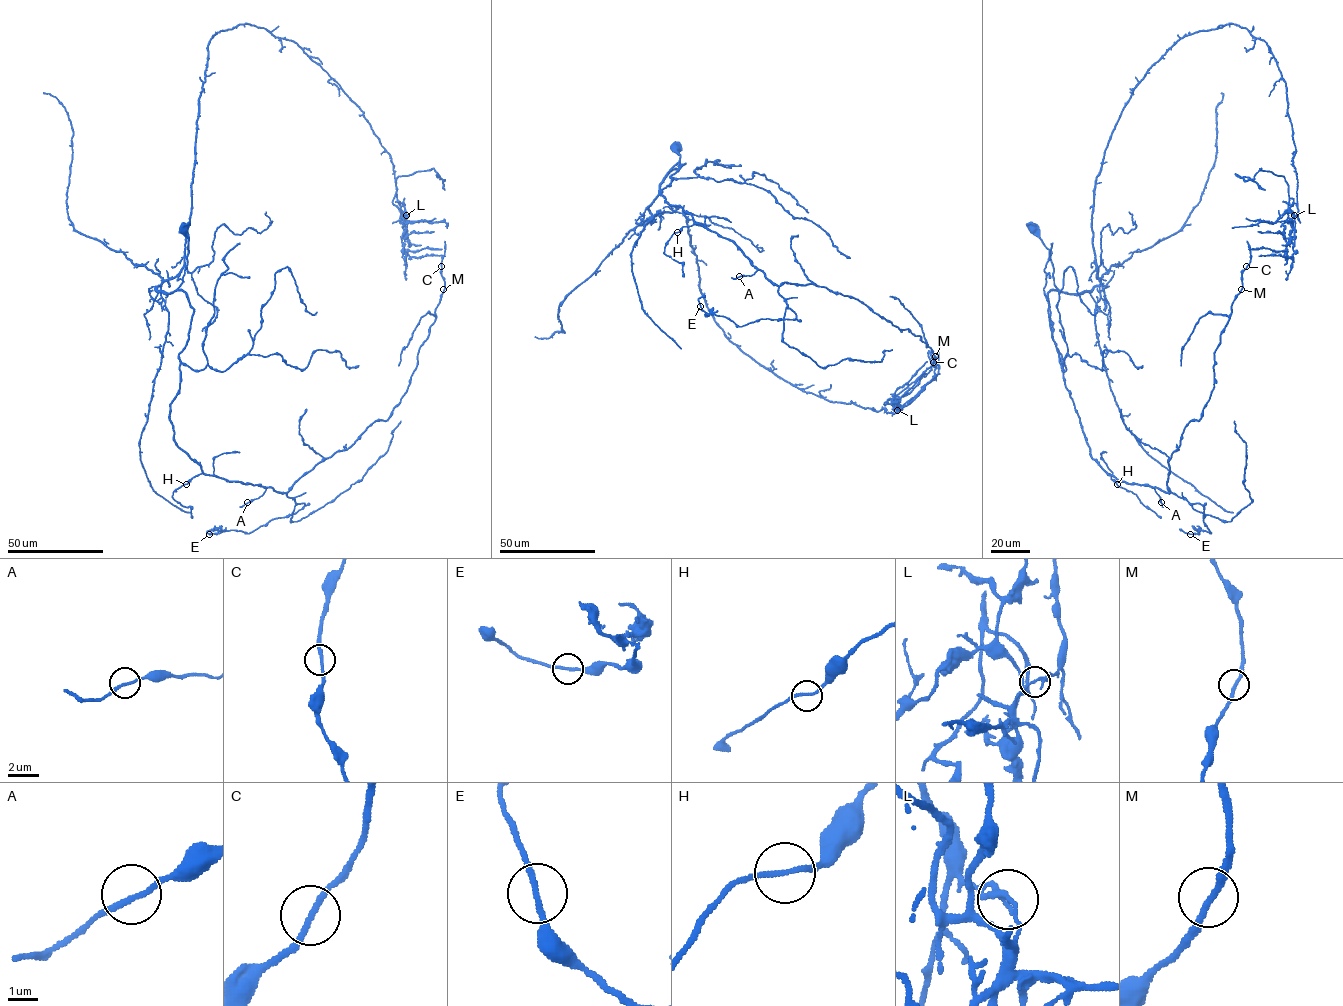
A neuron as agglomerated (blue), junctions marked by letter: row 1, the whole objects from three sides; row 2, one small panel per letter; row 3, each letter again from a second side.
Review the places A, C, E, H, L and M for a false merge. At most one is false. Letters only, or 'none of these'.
L

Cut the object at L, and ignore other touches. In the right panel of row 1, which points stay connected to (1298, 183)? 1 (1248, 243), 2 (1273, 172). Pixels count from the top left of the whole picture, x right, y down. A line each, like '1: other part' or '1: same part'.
1: same part
2: other part

